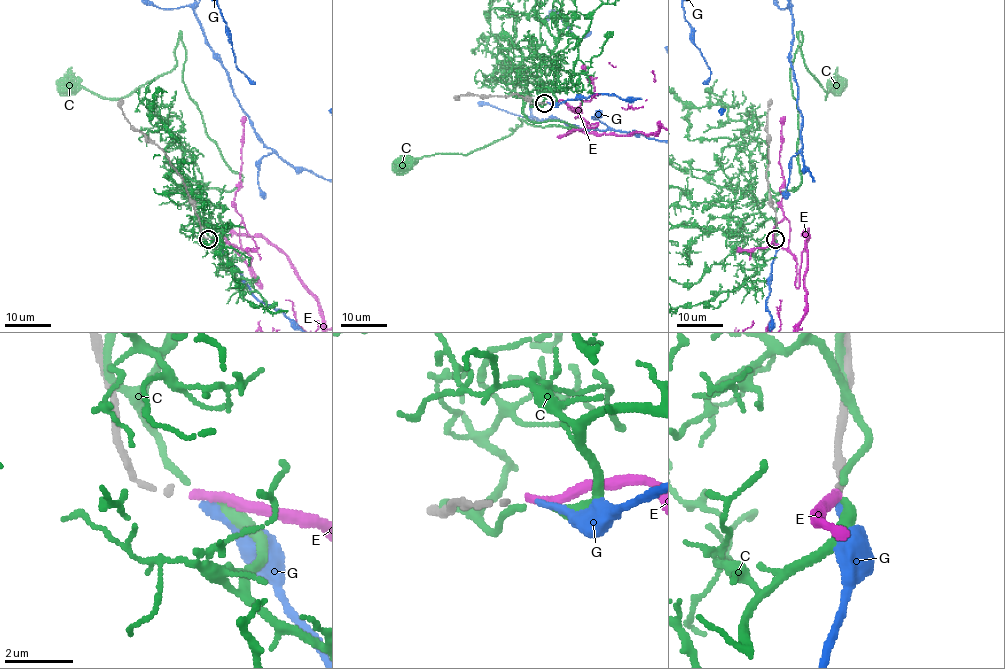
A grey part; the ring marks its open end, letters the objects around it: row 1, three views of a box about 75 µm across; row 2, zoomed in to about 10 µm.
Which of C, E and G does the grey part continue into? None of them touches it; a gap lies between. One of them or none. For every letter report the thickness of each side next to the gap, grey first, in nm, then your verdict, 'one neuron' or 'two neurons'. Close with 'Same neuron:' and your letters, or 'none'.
C: 150/150 nm | two neurons
E: 150/240 nm | two neurons
G: 150/200 nm | one neuron
Same neuron: G

